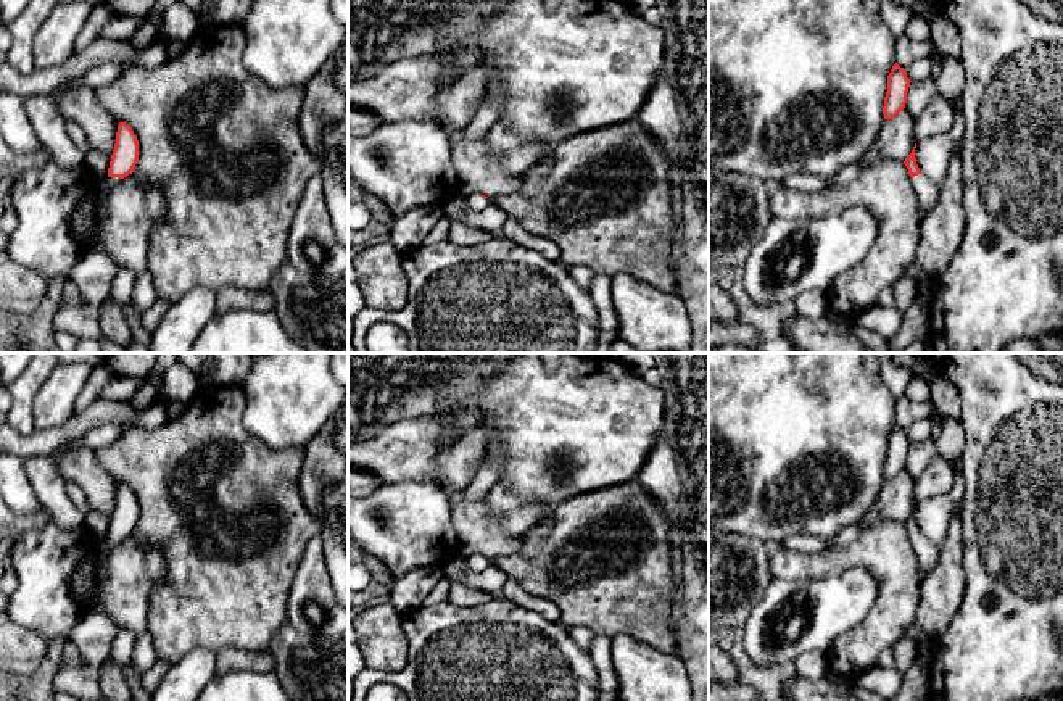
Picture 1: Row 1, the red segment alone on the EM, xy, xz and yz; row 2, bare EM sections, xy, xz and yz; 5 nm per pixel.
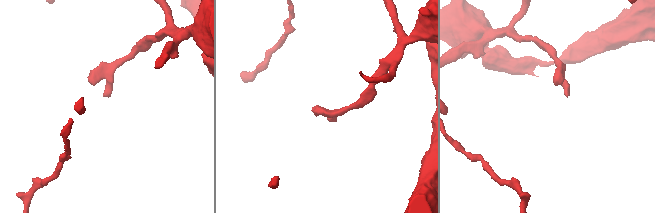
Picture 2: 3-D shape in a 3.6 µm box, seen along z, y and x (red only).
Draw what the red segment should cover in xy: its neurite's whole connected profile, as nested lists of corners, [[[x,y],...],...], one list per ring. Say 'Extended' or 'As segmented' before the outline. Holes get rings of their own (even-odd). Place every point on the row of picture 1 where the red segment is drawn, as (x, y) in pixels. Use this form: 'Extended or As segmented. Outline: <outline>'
Extended. Outline: [[[119,122],[108,176],[97,180],[92,197],[76,211],[71,219],[74,235],[81,243],[85,245],[87,250],[95,248],[95,235],[106,214],[105,195],[108,187],[132,174],[137,161],[137,135],[129,124]]]

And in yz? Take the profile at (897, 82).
As segmented. Outline: [[[895,63],[887,76],[887,92],[883,106],[884,119],[894,119],[905,108],[910,82],[905,69]]]

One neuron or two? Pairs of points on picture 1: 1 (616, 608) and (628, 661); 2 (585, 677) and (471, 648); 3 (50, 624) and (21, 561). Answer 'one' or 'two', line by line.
1: two
2: one
3: one

